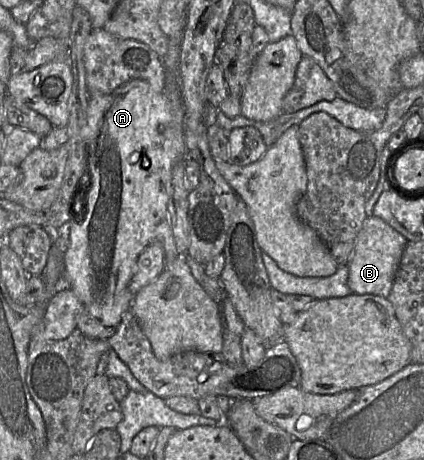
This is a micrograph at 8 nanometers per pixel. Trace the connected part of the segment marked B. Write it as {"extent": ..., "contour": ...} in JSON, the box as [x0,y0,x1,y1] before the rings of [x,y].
{"extent":[347,217,408,298],"contour":[[[366,217],[359,231],[353,254],[347,263],[349,275],[347,284],[354,294],[372,294],[387,298],[399,267],[403,250],[408,240],[383,219]]]}

